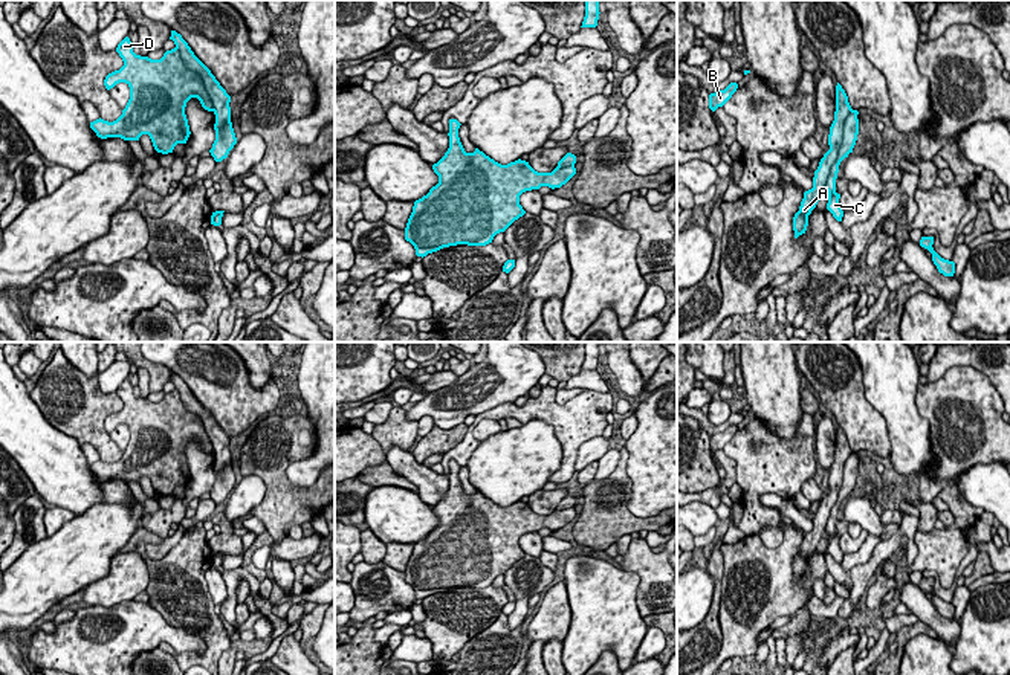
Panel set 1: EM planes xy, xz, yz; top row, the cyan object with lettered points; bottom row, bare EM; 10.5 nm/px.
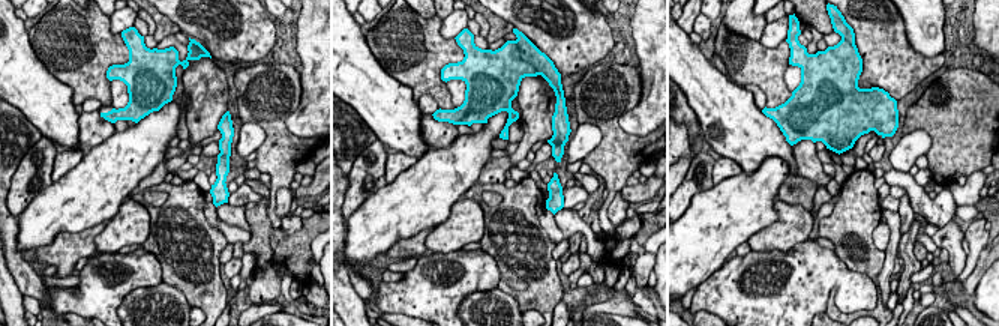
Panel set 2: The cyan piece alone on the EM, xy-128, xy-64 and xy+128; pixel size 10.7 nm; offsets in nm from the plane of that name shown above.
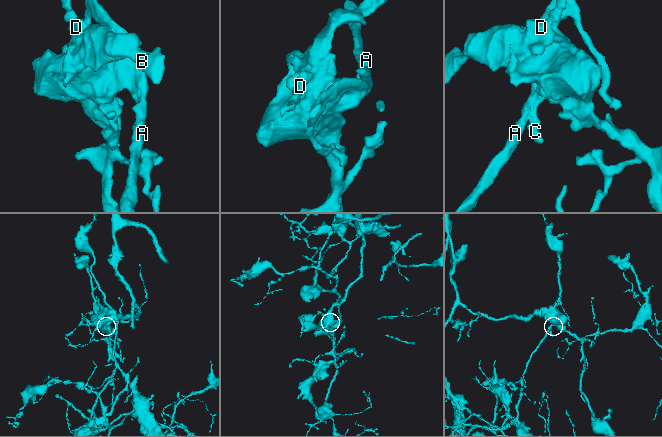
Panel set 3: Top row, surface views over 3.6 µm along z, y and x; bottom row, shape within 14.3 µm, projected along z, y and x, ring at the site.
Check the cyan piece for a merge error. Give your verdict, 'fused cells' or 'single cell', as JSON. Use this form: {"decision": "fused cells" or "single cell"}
{"decision": "fused cells"}

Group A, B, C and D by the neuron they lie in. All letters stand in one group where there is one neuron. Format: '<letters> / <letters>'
A / B C D

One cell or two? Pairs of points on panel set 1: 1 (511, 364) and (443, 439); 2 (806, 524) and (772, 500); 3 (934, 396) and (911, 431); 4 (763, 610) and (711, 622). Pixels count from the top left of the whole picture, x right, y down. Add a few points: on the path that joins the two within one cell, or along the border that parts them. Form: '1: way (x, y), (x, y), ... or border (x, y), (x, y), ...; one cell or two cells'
1: border (463, 422), (446, 429), (434, 426); two cells
2: way (798, 518), (780, 503); one cell
3: border (917, 384), (917, 411), (928, 422), (932, 448); two cells
4: border (721, 585), (718, 614), (721, 649), (715, 655); two cells

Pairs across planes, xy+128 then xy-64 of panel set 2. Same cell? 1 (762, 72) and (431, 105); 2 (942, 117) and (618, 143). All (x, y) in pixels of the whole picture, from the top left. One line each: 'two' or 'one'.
1: two
2: one

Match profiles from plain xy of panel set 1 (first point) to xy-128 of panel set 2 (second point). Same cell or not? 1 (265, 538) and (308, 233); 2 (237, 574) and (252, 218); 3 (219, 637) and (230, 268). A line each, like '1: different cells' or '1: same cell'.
1: same cell
2: different cells
3: different cells

